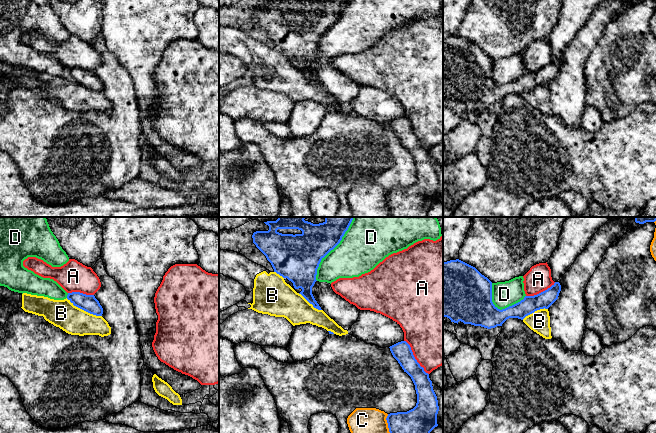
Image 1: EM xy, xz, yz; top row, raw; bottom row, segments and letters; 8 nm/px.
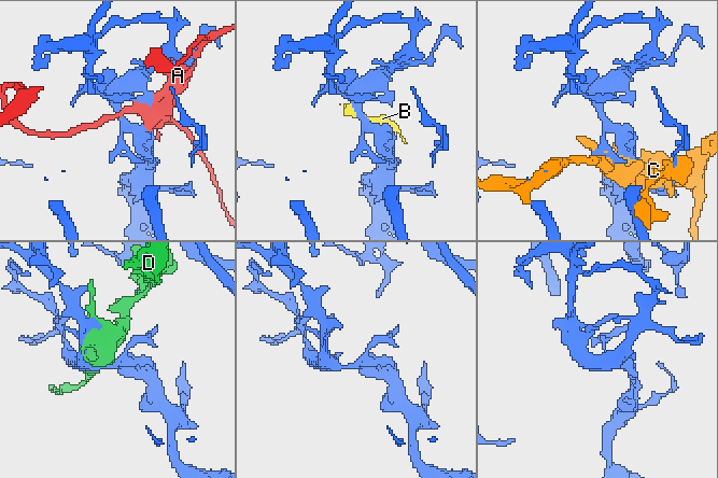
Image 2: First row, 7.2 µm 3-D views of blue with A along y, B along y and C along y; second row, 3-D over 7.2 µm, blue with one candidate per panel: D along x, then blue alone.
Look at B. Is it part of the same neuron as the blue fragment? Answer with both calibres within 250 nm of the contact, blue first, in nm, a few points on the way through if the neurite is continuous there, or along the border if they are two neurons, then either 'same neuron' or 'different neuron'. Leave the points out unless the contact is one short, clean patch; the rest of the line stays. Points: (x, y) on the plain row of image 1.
140 nm thick on the blue side, 220 nm on the other; different neuron

